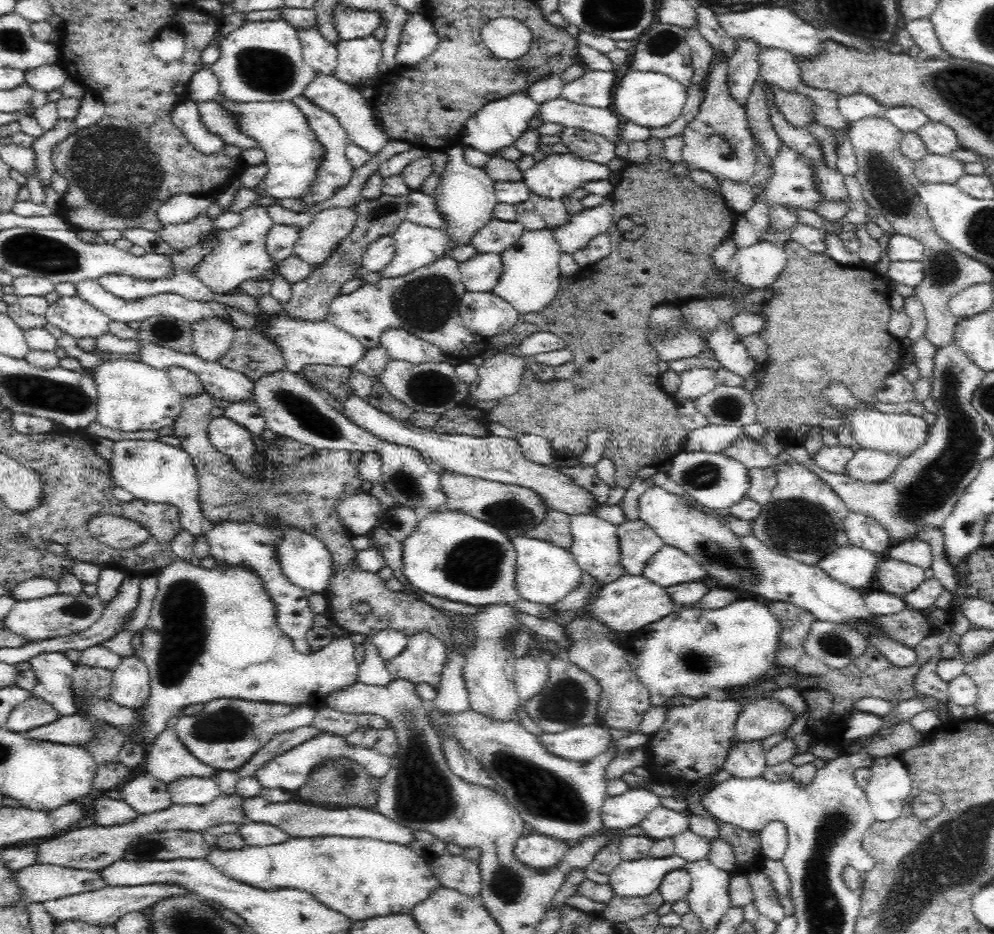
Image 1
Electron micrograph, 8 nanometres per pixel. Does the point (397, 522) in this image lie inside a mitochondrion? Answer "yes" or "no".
yes

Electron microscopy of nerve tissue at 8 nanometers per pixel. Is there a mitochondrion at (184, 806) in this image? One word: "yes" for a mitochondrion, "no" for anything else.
no

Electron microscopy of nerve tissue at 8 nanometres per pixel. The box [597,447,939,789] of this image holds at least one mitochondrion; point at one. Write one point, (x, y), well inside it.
(808, 517)

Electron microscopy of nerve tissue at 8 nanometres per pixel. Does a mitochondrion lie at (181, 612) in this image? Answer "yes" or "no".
yes

